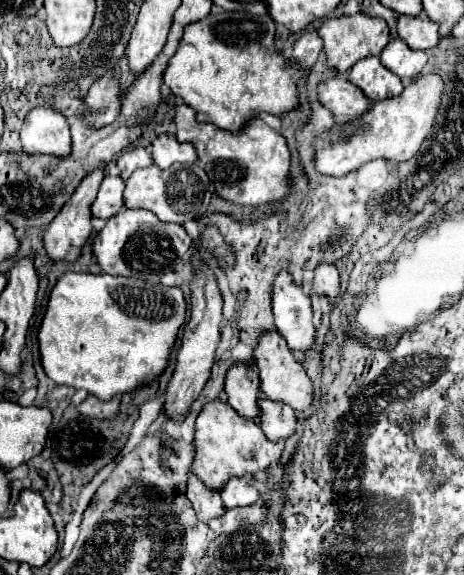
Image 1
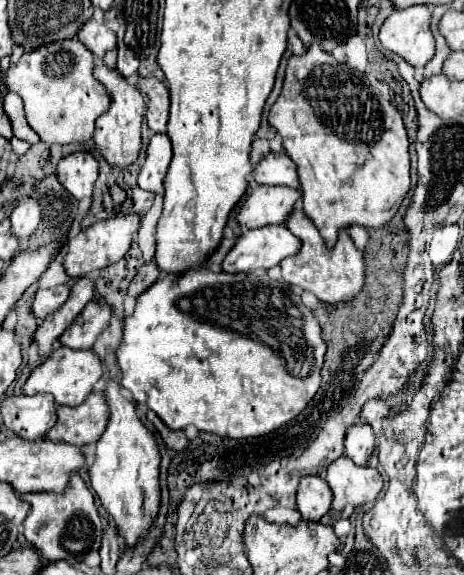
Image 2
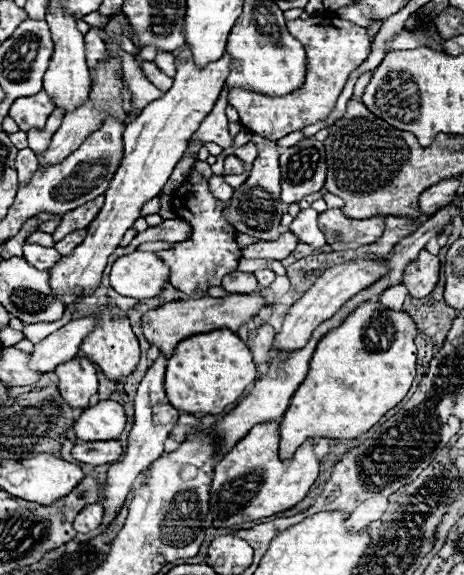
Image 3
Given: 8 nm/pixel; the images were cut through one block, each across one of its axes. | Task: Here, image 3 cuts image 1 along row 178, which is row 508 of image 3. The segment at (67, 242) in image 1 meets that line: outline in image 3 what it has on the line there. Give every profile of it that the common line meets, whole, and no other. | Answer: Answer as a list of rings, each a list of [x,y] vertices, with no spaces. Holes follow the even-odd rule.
[[[88,504],[74,520],[74,528],[76,532],[92,532],[96,530],[100,524],[102,524],[102,516],[104,516],[104,510],[100,504]]]

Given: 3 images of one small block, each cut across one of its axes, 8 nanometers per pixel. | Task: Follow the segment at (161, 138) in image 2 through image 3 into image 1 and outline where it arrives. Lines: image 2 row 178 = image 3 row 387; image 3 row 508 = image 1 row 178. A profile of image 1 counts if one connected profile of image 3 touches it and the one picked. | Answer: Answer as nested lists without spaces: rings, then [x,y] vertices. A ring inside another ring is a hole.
[[[106,176],[100,184],[100,192],[92,204],[92,216],[108,220],[124,208],[122,202],[124,182],[120,176]]]

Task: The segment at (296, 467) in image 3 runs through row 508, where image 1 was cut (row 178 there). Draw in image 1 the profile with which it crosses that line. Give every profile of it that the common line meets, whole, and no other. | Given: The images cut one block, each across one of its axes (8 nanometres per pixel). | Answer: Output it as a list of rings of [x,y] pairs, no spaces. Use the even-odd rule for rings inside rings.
[[[186,104],[174,106],[174,126],[178,142],[192,142],[198,160],[204,164],[206,174],[216,186],[220,198],[242,204],[242,206],[260,206],[268,202],[282,200],[290,192],[290,152],[286,140],[280,132],[266,126],[262,120],[252,118],[238,132],[224,132],[212,124],[200,124],[194,118],[194,110]]]

